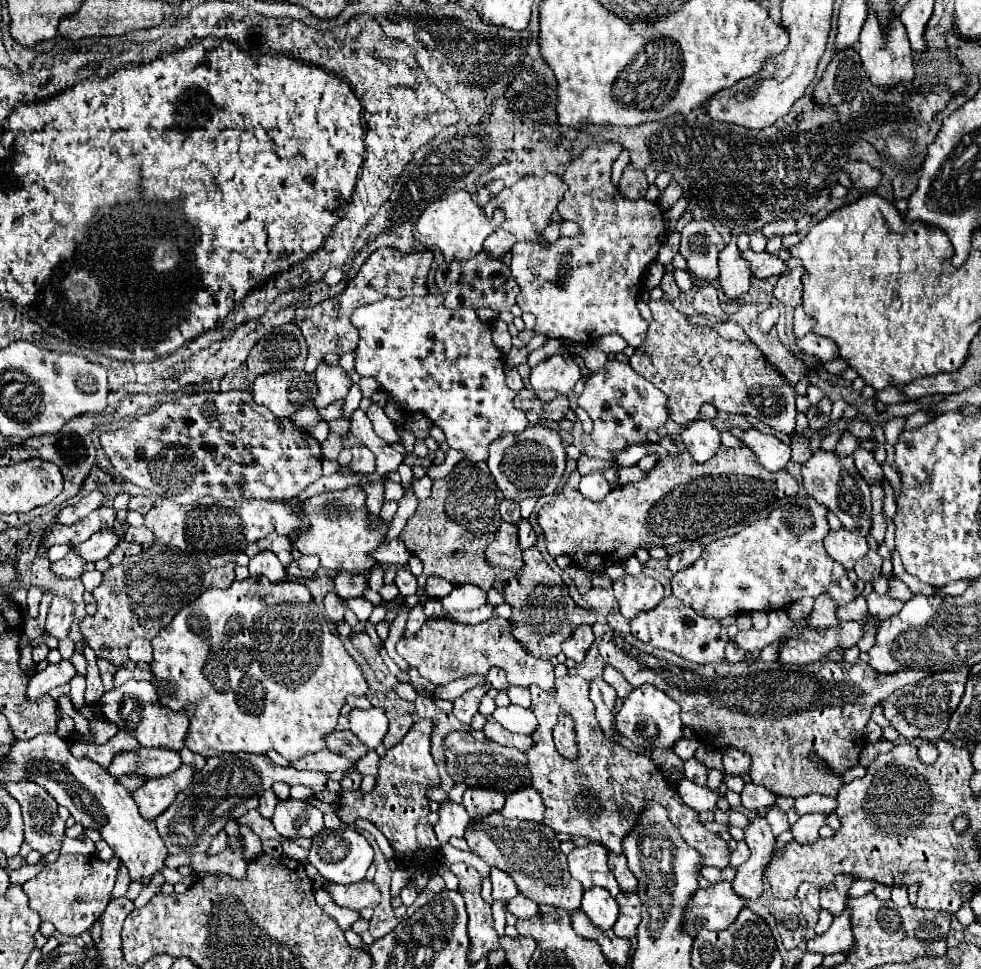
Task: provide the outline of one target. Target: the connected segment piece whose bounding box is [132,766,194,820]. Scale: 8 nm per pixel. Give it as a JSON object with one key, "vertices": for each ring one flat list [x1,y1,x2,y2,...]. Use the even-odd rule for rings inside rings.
{"vertices":[[180,766,168,776,150,778,140,788,132,792,132,798,138,804,140,816,144,820,156,820,176,798,192,782,194,770,190,766]]}

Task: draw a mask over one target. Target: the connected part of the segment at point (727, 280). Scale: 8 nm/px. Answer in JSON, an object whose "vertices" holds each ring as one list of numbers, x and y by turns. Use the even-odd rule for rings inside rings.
{"vertices":[[732,240,720,252,720,276,718,284,720,290,726,294,728,300,740,300,750,288,750,270,746,270,746,260,742,258,736,240]]}

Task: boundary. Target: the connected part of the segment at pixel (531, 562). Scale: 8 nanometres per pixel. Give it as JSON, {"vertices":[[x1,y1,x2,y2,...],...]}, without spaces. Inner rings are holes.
{"vertices":[[536,546,524,550,522,562,524,564,518,572,514,572,510,578,502,580,504,602,512,606,510,634,534,658,550,660,552,656,558,656,560,642,568,640,578,626,594,622,594,614,590,610,578,608,572,602,572,598,568,596,568,590,564,588,566,584,554,570,550,570,550,566,544,562,544,558]]}

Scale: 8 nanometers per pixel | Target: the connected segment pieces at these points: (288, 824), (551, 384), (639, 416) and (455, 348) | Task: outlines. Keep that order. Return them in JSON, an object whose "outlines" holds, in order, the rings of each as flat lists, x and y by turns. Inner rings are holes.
{"outlines":[[[284,800,276,806,272,824,284,838,312,838,324,828,322,812,302,800]],[[554,354,548,360,534,366,530,372,530,384,536,394,544,390,554,390,566,396,568,392,574,390,578,380,580,368,568,354]],[[610,360,606,364,606,370,592,374,592,378,584,386,582,396,578,398,578,406,586,410,594,422,590,434,594,444,613,451,620,451,632,444,650,444,646,434,650,430,658,430,668,420,664,402,666,396,658,388,636,374,630,364,622,364,618,360]],[[442,294,414,298,382,298,374,304,354,310,350,322,360,334,354,370,360,376,370,376,378,386,404,410,422,412,432,424,444,430,450,448,464,452,464,460,480,462,488,458,490,442,504,434,526,430,526,414,514,408,514,396,504,380,504,354,492,342,490,324,482,322,474,310,448,310]]]}

